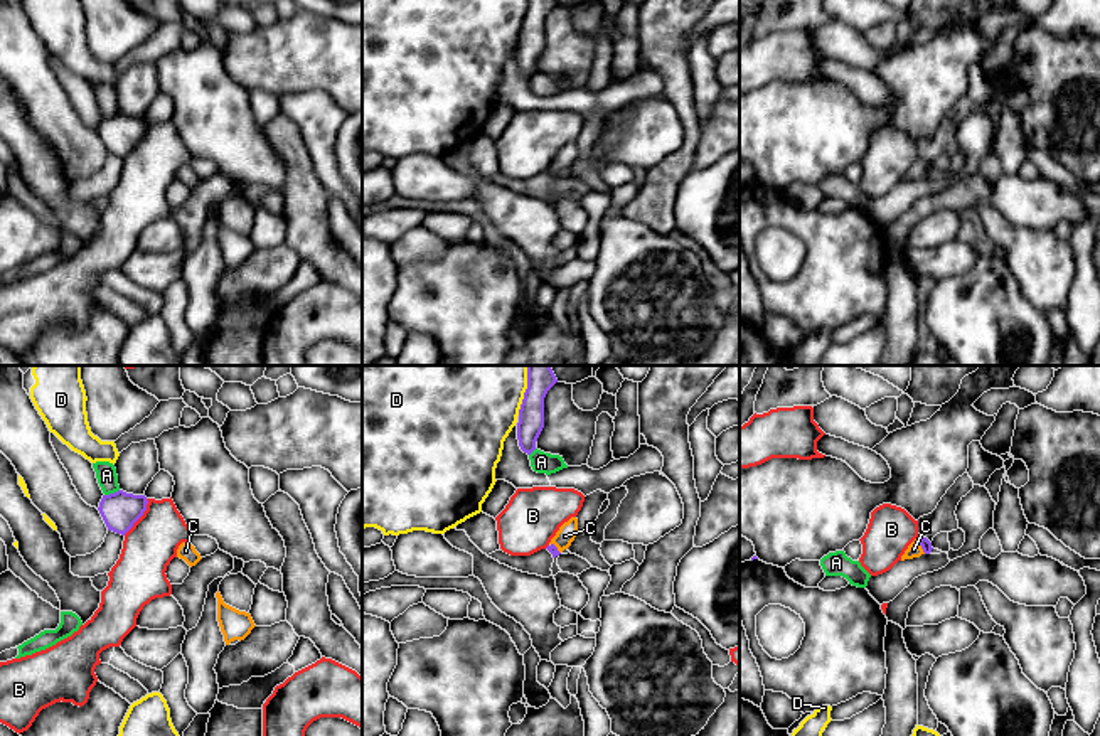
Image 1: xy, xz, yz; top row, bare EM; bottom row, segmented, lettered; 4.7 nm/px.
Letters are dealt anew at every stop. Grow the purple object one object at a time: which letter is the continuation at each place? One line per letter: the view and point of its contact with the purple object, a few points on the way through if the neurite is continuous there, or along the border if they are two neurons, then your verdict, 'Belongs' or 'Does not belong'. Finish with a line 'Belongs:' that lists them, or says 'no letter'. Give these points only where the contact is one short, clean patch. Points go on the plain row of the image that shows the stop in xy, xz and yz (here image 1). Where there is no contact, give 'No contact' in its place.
A: Touches purple at xy (112, 117). Does not belong
B: Touches purple at xy (140, 138). Does not belong
C: Touches purple at yz (920, 167). Path across: yz (925, 167), (920, 167), (913, 172). Belongs
D: Touches purple at xz (524, 19). Does not belong
Belongs: C

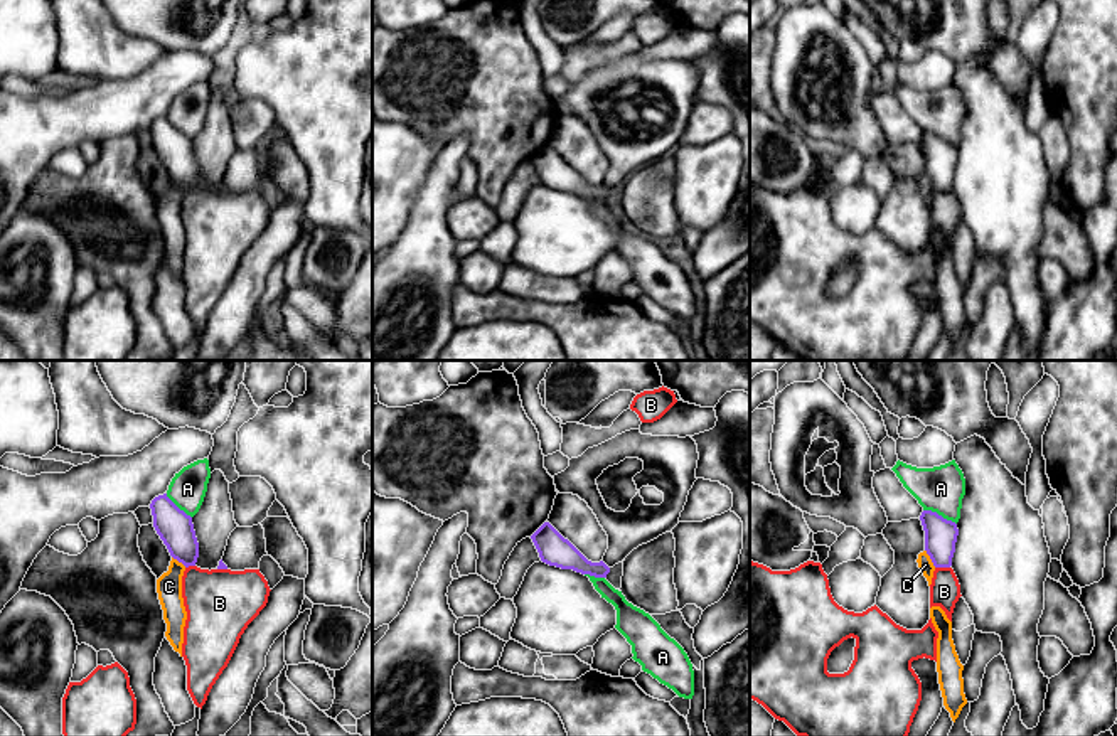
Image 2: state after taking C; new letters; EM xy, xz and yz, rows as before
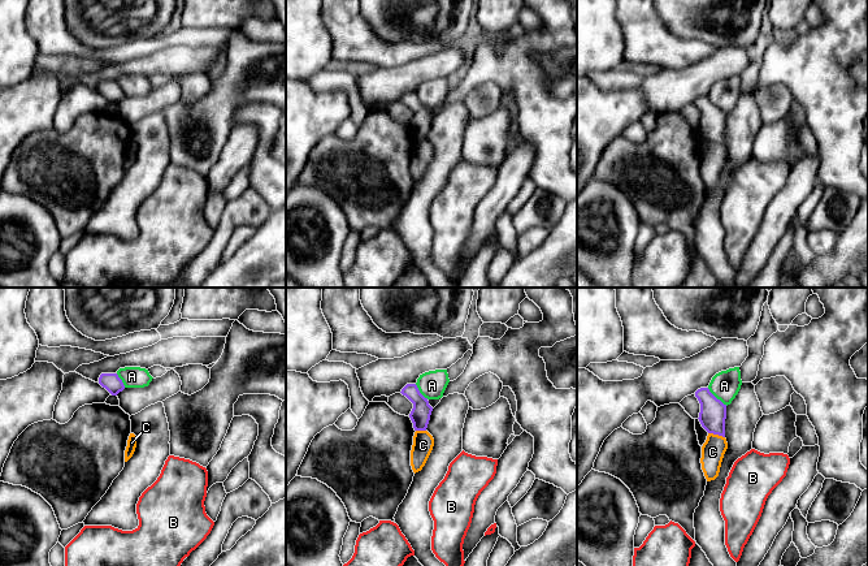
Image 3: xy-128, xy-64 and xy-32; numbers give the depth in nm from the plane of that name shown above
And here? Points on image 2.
A: Touches purple at yz (940, 138). Does not belong
B: Touches purple at yz (942, 189). Boundary: yz (935, 189), (949, 191). Does not belong
C: Touches purple at yz (930, 181). Boundary: yz (925, 172), (935, 189). Does not belong
Belongs: no letter

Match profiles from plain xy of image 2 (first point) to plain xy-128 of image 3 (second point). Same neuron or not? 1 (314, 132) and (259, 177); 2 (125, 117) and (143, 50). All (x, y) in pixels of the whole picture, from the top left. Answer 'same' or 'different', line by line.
1: same
2: different

